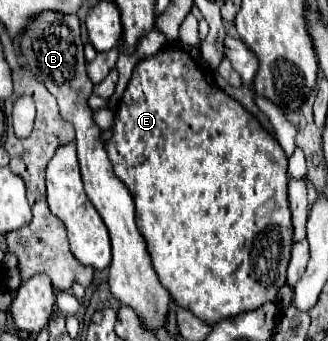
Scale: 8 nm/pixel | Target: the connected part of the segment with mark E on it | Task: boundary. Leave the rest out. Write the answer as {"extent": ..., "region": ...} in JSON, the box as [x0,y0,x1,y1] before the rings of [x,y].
{"extent":[105,41,293,323],"region":[[[173,41],[173,45],[165,45],[159,49],[153,57],[141,59],[133,75],[127,83],[127,89],[121,97],[121,103],[115,111],[113,117],[113,137],[105,141],[109,159],[115,167],[115,175],[125,183],[129,193],[133,195],[135,201],[135,223],[145,239],[151,265],[161,281],[161,285],[171,293],[175,303],[179,307],[187,307],[193,311],[201,321],[205,323],[215,323],[217,319],[227,319],[235,317],[245,311],[253,311],[261,307],[267,301],[273,301],[277,291],[285,285],[285,273],[287,273],[287,263],[289,263],[289,251],[293,245],[291,239],[291,213],[289,213],[289,201],[287,201],[287,157],[281,149],[281,145],[259,125],[259,121],[235,99],[225,95],[213,81],[213,73],[209,65],[201,63],[197,57],[201,57],[199,47],[189,47],[181,41]]]}

